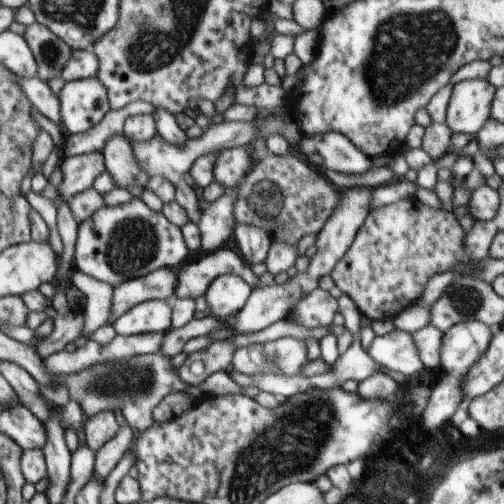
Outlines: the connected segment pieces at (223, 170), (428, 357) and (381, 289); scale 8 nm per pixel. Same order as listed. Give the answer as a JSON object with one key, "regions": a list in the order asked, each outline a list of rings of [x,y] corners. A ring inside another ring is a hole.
{"regions":[[[[245,145],[221,151],[214,167],[214,181],[223,184],[227,190],[238,186],[253,167],[252,152]]],[[[428,325],[410,334],[413,336],[424,366],[436,373],[440,373],[444,333],[434,325]]],[[[416,198],[400,199],[395,203],[373,208],[368,213],[352,244],[330,275],[335,285],[354,301],[362,316],[371,321],[385,321],[420,300],[425,284],[434,275],[466,262],[464,238],[464,229],[453,211],[426,206]]]]}

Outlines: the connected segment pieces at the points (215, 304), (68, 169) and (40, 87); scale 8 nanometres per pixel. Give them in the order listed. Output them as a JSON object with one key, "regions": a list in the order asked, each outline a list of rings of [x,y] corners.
{"regions":[[[[225,274],[214,279],[204,295],[212,316],[222,320],[239,311],[253,289],[243,278]]],[[[102,151],[62,157],[59,165],[64,175],[64,183],[57,189],[60,191],[62,200],[68,202],[76,193],[92,187],[95,178],[106,171]]],[[[38,77],[22,79],[18,78],[19,85],[24,94],[31,100],[33,106],[48,120],[61,127],[61,112],[59,96],[54,94],[48,85]]]]}

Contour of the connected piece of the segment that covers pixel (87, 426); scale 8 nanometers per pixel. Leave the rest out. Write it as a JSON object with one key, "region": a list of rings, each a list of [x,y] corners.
{"region":[[[99,412],[88,417],[83,424],[85,443],[89,446],[89,449],[97,451],[116,436],[118,429],[118,420],[116,420],[113,412]]]}

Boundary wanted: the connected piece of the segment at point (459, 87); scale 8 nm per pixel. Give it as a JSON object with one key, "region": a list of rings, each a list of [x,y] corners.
{"region":[[[466,79],[455,83],[446,113],[446,124],[450,130],[476,135],[491,118],[496,89],[487,80]]]}

